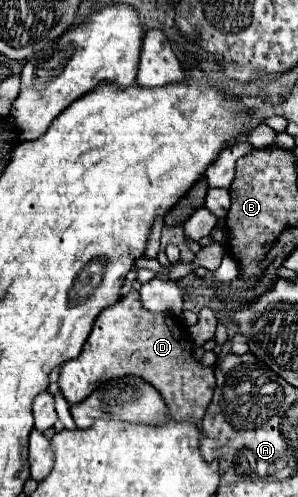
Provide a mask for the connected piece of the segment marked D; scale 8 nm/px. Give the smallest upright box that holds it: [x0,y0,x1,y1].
[59,291,215,425]

